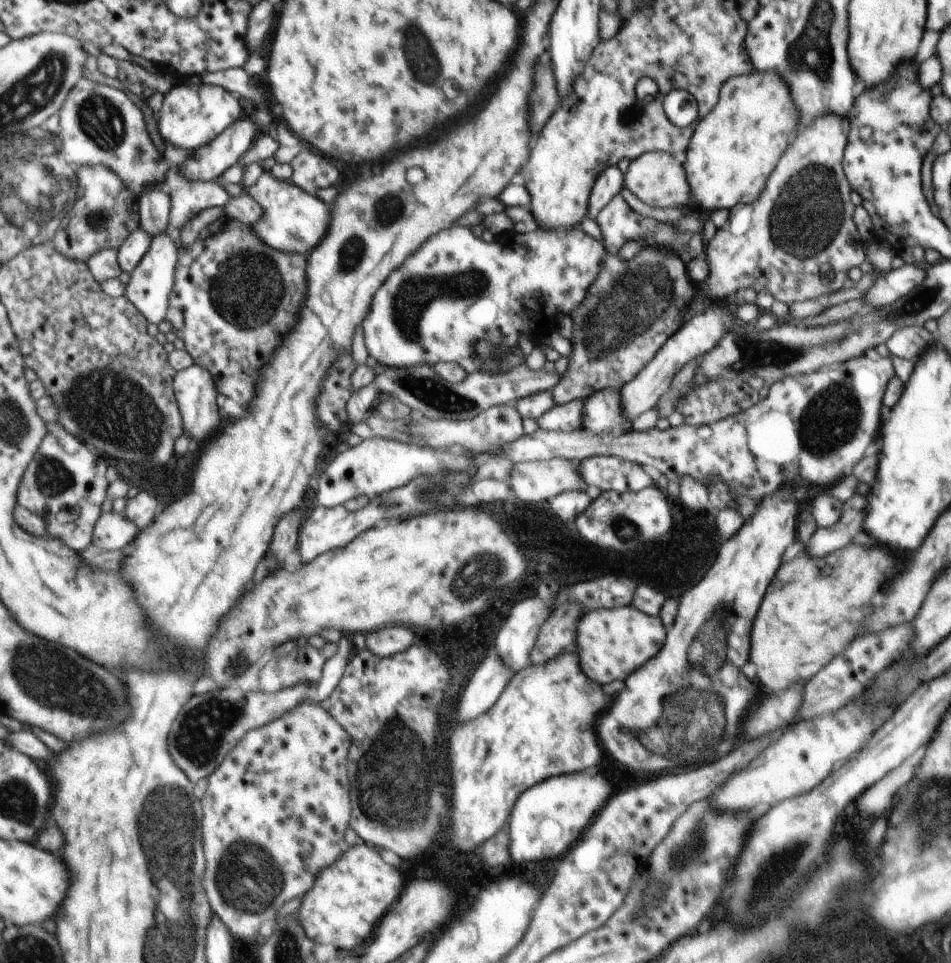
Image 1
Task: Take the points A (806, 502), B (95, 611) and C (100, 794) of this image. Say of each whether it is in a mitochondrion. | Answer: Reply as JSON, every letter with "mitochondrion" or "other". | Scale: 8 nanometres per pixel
{"A":"other","B":"other","C":"other"}

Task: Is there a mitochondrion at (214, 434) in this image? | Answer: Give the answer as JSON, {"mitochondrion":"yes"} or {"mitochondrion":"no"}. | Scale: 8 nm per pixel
{"mitochondrion":"no"}

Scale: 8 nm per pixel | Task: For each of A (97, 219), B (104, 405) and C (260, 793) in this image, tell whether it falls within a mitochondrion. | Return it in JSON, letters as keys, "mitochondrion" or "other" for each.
{"A":"mitochondrion","B":"mitochondrion","C":"other"}

